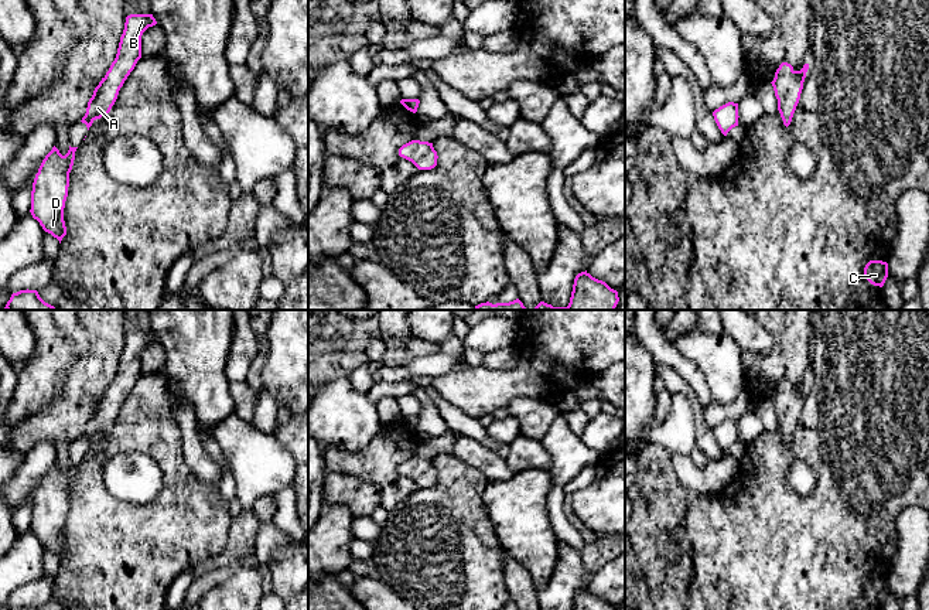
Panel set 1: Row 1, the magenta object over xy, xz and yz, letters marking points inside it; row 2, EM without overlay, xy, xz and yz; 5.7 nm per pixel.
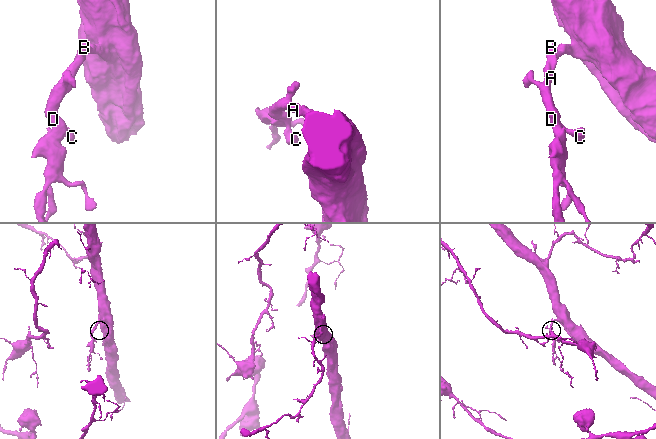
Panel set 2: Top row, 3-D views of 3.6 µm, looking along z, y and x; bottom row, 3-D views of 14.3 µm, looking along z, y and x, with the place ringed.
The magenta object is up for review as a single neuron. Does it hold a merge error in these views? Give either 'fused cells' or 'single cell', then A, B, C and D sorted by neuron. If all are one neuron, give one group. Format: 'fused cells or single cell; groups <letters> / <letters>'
single cell; groups A B C D

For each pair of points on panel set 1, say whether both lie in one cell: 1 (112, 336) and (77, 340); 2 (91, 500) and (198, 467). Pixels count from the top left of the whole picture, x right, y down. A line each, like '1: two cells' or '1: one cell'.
1: two cells
2: two cells

